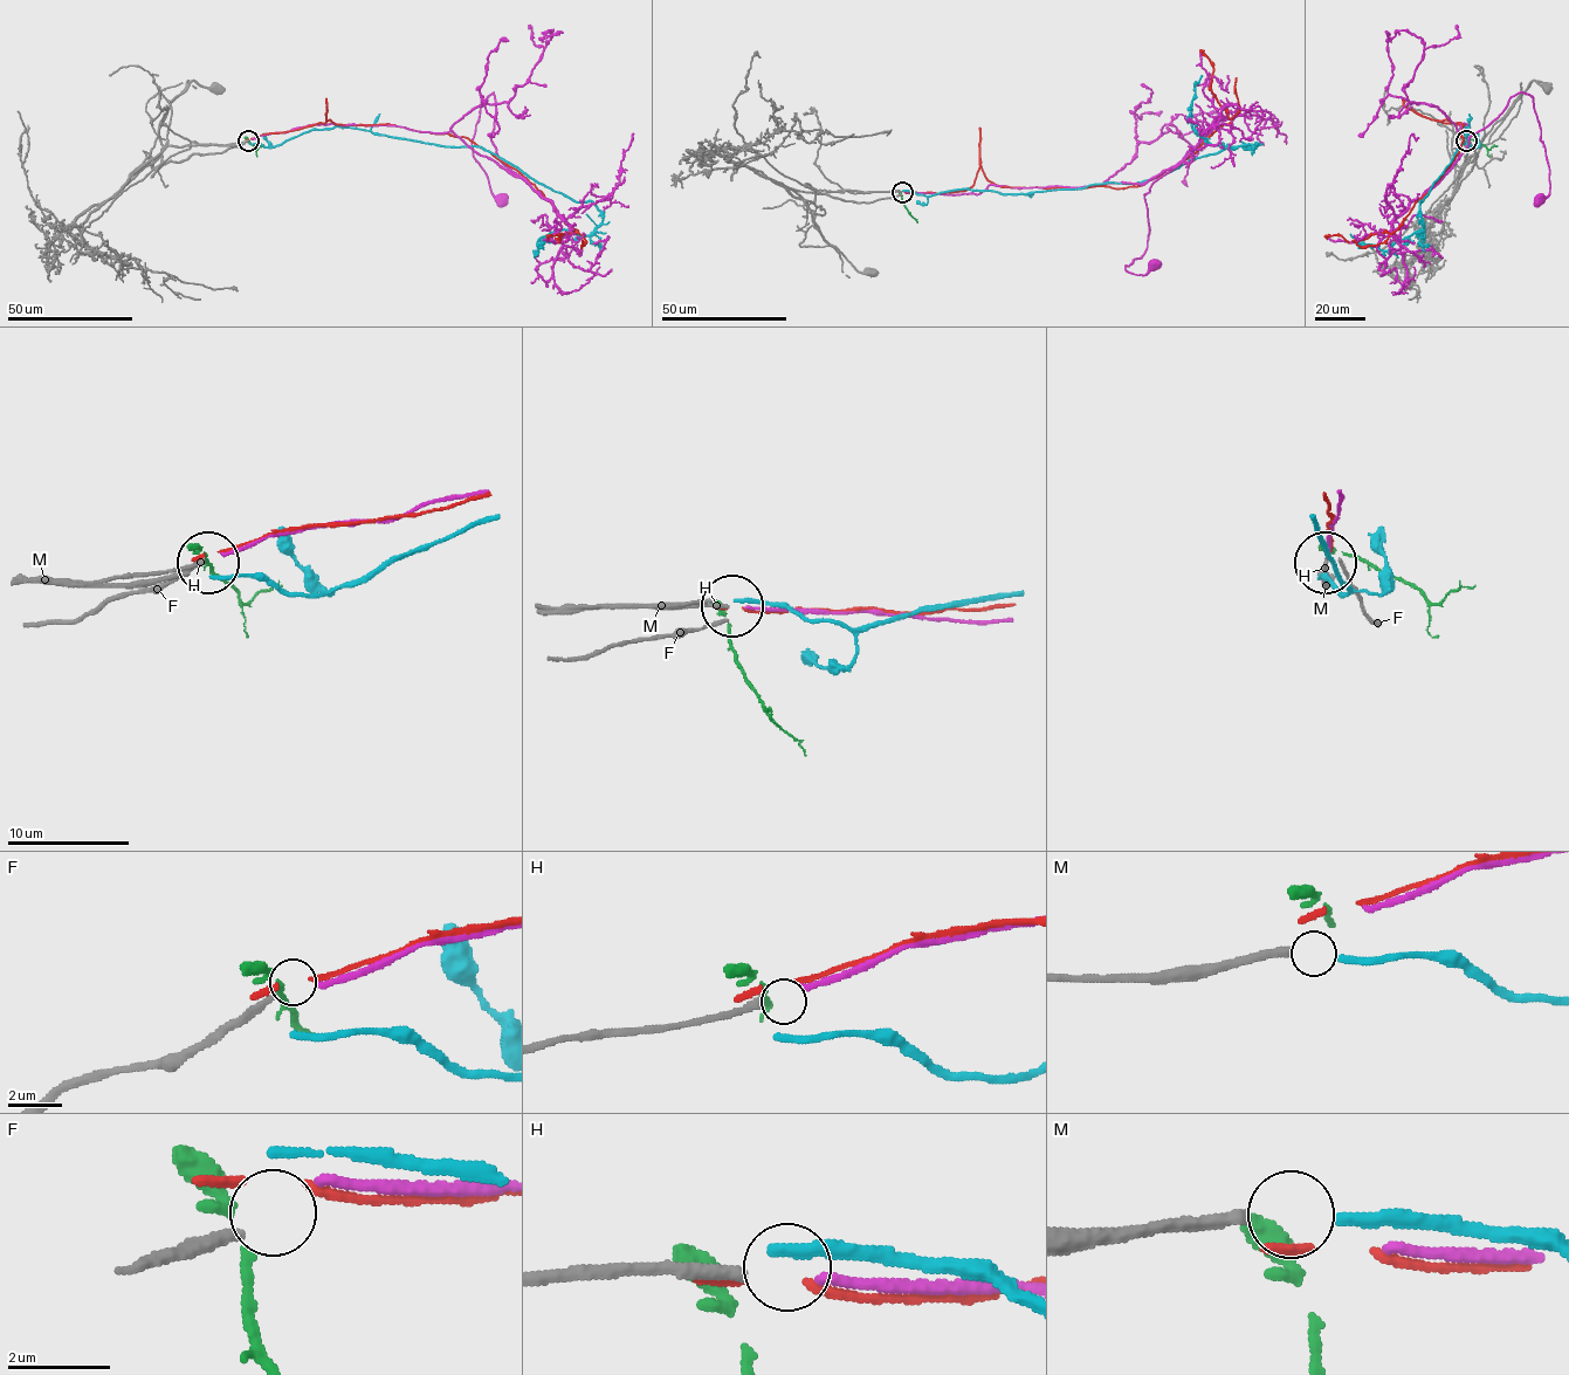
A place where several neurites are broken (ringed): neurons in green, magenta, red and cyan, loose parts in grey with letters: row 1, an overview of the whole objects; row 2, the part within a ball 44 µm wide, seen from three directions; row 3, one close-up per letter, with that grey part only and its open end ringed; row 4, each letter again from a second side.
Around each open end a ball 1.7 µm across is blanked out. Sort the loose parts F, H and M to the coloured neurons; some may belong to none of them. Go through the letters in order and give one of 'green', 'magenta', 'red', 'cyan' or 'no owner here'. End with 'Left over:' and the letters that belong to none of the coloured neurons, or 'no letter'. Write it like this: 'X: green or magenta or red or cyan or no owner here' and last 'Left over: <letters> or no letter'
F: no owner here
H: magenta
M: cyan
Left over: F

